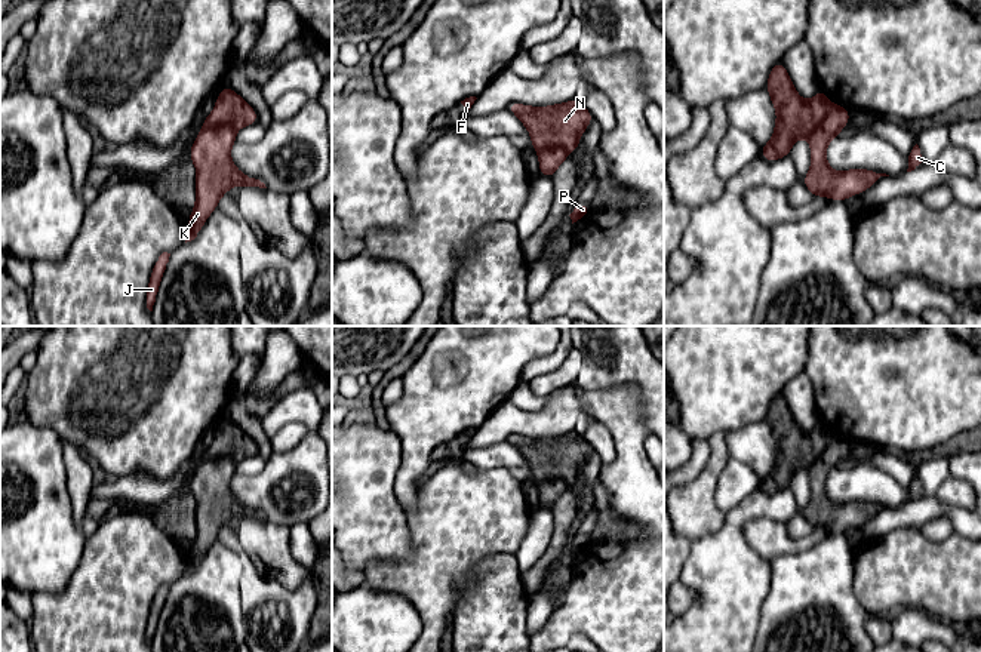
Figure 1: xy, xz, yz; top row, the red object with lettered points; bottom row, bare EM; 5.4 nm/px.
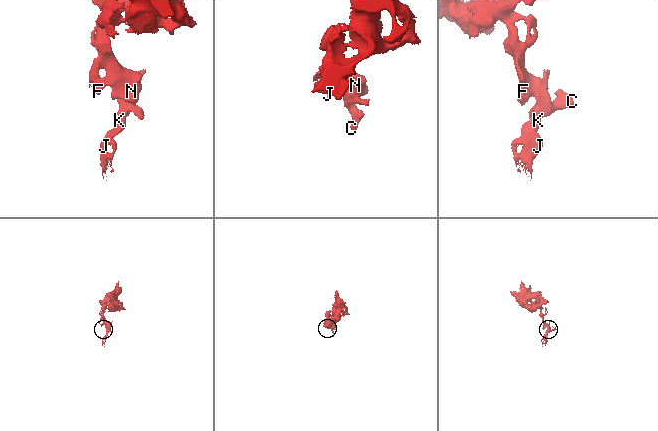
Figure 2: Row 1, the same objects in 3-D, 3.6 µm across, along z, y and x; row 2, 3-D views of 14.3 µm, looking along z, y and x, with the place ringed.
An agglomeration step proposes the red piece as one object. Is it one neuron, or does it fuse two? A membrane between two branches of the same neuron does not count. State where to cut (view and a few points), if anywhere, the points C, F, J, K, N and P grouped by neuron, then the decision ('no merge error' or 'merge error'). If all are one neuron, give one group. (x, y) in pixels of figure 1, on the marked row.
cut yz (830, 104), (826, 116), (808, 138); groups C J K P / F N; merge error

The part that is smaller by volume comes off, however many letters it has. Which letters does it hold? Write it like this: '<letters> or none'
C, J, K, P

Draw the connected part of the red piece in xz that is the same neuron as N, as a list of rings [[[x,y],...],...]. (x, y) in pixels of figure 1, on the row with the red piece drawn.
[[[575,99],[548,107],[510,102],[507,110],[526,126],[535,150],[563,148],[568,153],[575,151],[581,135],[594,119]]]

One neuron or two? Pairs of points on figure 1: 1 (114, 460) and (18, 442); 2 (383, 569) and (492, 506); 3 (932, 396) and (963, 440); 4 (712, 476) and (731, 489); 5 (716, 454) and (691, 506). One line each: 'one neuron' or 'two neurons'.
1: two neurons
2: one neuron
3: two neurons
4: two neurons
5: one neuron

